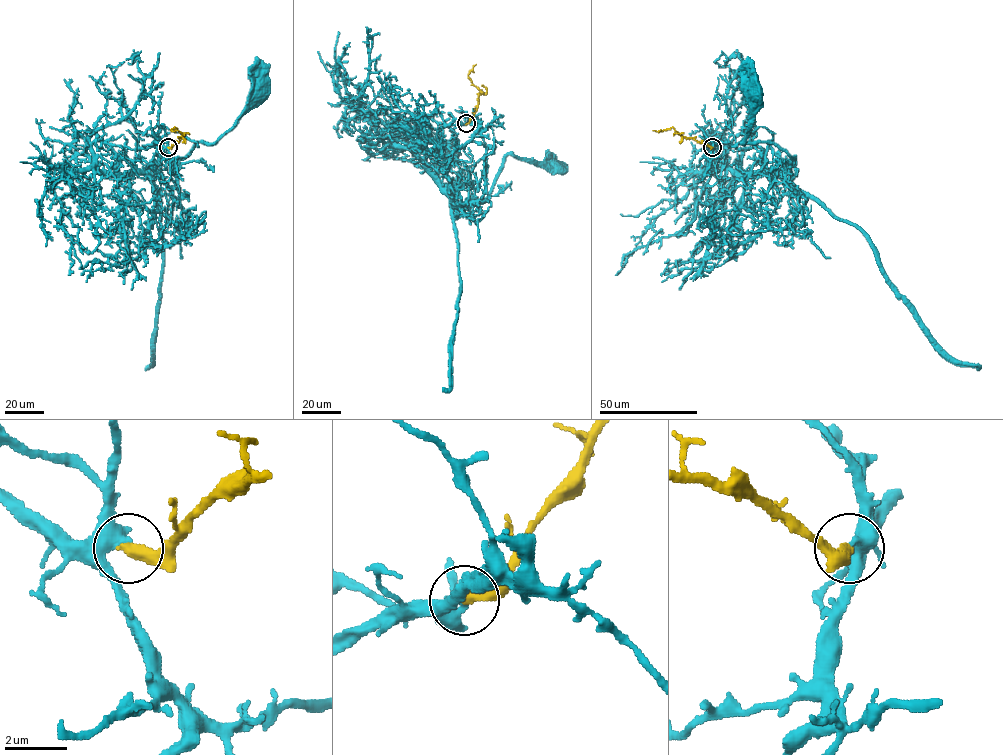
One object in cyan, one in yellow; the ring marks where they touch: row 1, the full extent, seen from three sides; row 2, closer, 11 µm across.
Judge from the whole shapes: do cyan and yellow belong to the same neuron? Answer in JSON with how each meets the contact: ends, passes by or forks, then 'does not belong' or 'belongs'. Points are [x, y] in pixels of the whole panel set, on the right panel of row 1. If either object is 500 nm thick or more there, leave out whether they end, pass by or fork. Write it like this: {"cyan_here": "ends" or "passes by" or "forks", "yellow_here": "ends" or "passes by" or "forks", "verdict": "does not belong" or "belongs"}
{"cyan_here": "ends", "yellow_here": "ends", "verdict": "does not belong"}

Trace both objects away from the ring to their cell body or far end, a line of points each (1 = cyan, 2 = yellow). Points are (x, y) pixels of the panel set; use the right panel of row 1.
1: (712, 147), (718, 142), (759, 146), (765, 169), (779, 170), (795, 157), (771, 143), (743, 144), (756, 91)
2: (712, 147), (684, 137), (673, 128), (653, 131)

